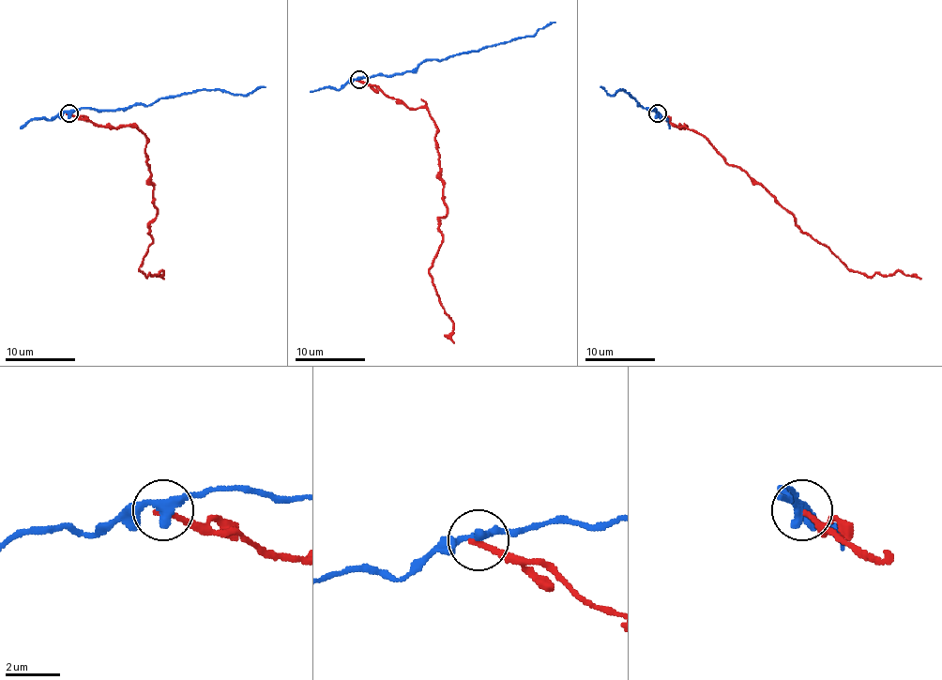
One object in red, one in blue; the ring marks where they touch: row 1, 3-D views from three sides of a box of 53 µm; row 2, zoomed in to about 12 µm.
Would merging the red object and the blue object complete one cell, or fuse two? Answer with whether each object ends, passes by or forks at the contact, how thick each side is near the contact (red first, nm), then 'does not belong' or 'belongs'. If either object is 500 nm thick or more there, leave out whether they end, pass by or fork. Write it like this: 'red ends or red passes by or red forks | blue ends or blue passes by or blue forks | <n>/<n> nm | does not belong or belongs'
red ends | blue passes by | 200/320 nm | does not belong

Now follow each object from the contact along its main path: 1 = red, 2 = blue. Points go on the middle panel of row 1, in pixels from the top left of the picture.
1: (359, 80), (424, 108), (436, 128), (447, 214), (430, 272), (454, 342)
2: (359, 80), (376, 74), (414, 71), (426, 60), (442, 60), (450, 55), (534, 36), (554, 22)

